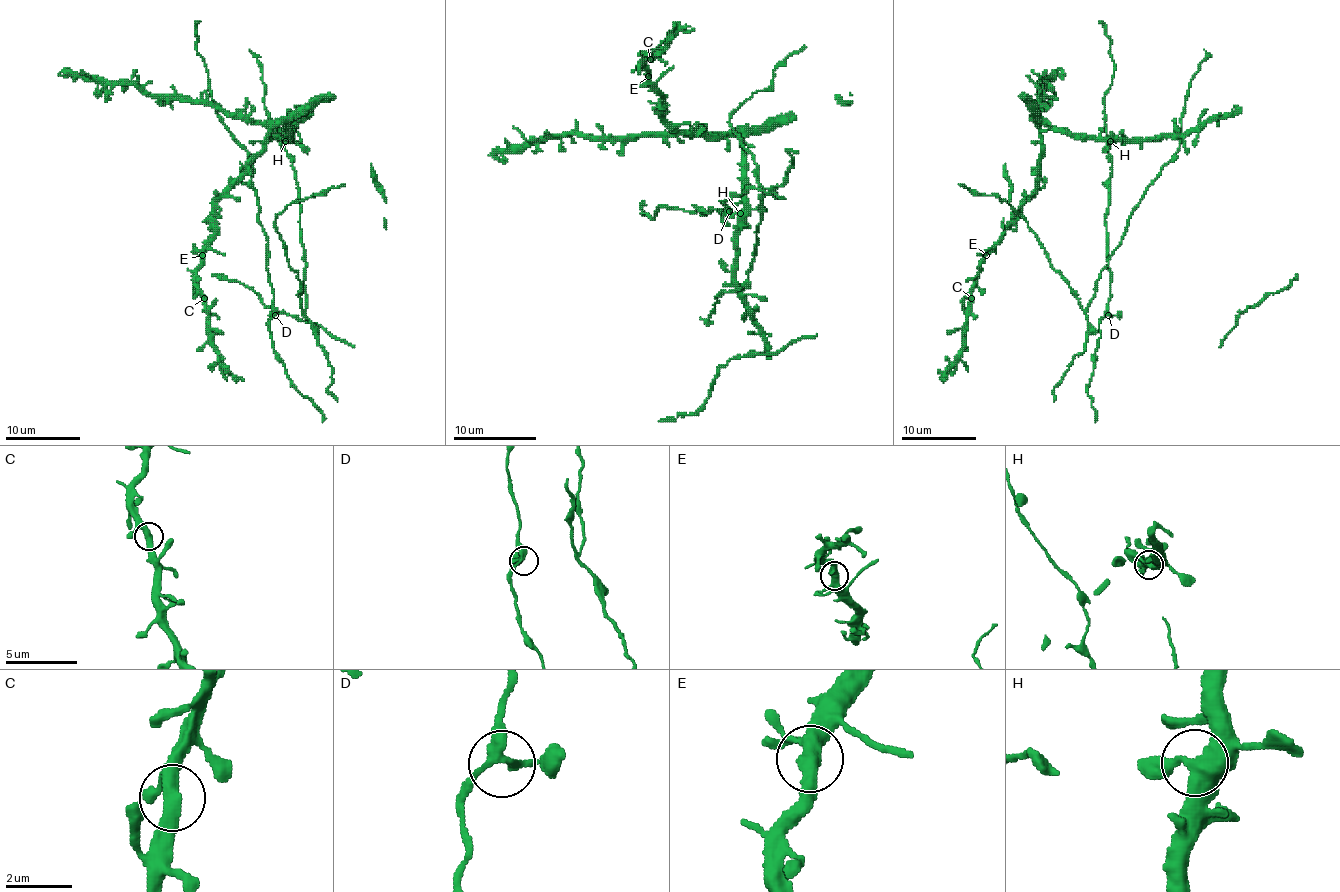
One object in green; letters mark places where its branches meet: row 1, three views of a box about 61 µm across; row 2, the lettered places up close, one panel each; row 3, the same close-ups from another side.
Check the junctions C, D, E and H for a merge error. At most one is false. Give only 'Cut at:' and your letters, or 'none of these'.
Cut at: none of these

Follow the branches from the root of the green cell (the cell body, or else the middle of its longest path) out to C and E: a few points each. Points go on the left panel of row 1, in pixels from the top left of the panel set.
C: (281, 137), (288, 139), (283, 122), (215, 205), (215, 238), (197, 272), (204, 298)
E: (281, 137), (288, 139), (283, 122), (272, 130), (266, 148), (245, 175), (215, 205), (215, 238), (202, 255)

